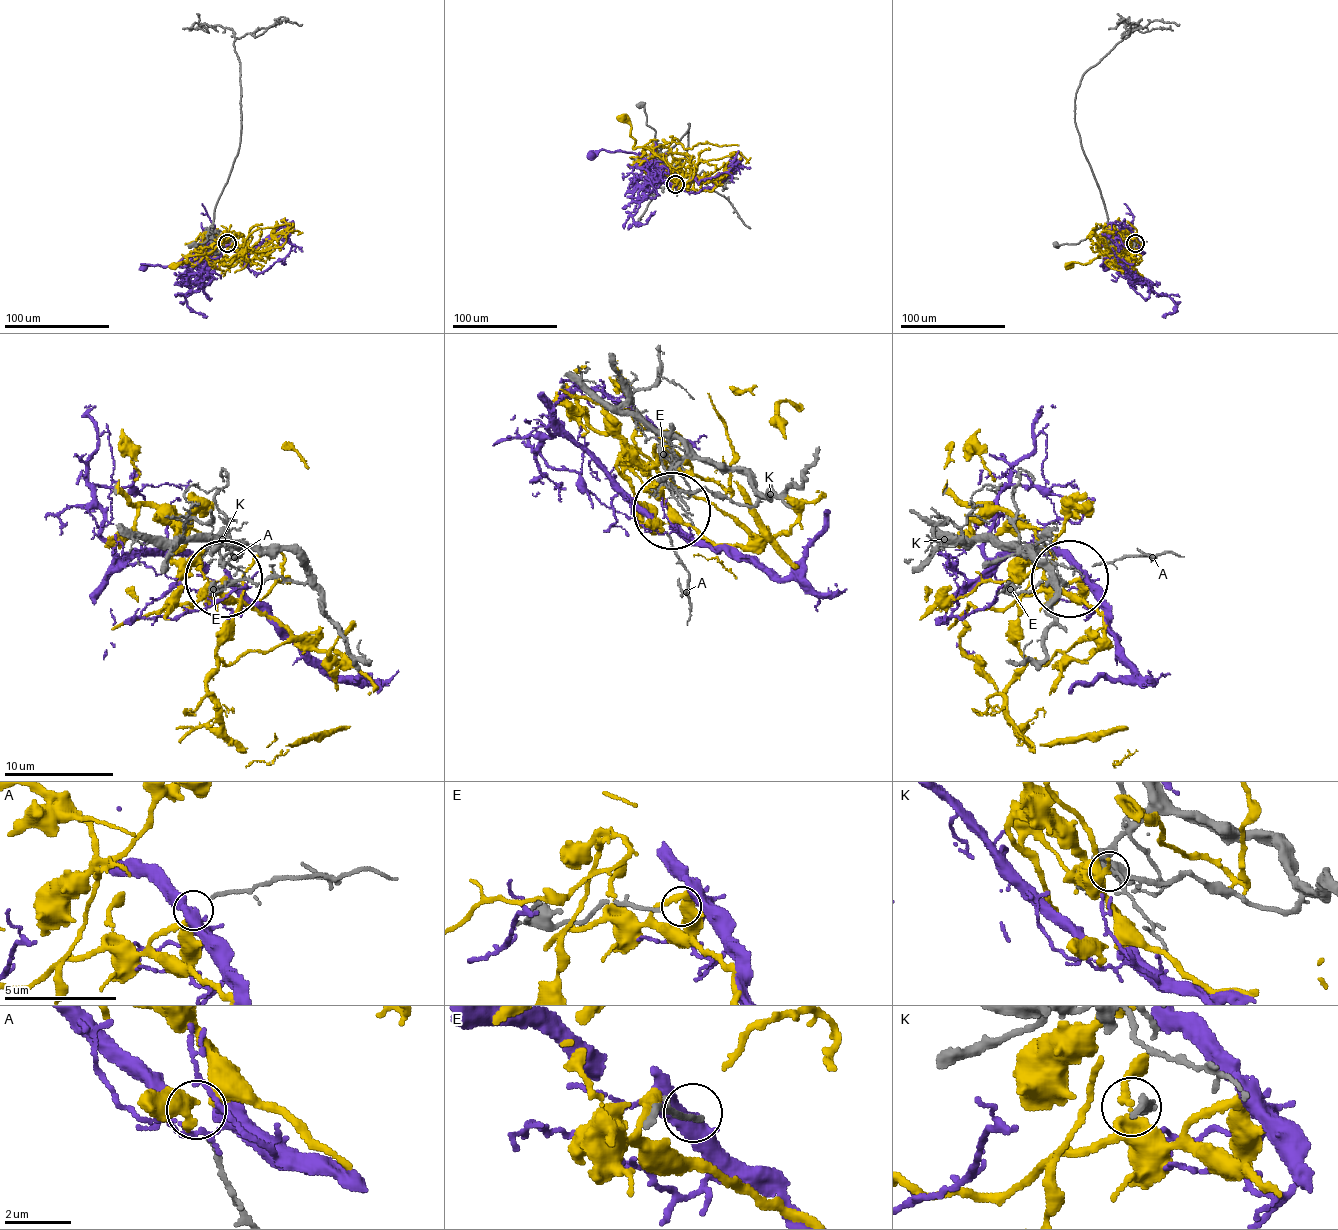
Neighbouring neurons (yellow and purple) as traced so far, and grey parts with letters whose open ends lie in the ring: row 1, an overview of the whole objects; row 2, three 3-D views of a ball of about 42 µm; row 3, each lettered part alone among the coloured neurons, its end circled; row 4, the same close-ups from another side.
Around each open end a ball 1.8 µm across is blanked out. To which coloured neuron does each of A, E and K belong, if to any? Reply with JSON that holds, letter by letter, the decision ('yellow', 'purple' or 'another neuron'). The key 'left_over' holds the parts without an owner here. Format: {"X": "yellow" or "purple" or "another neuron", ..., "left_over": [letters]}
{"A": "purple", "E": "another neuron", "K": "another neuron", "left_over": ["E", "K"]}

